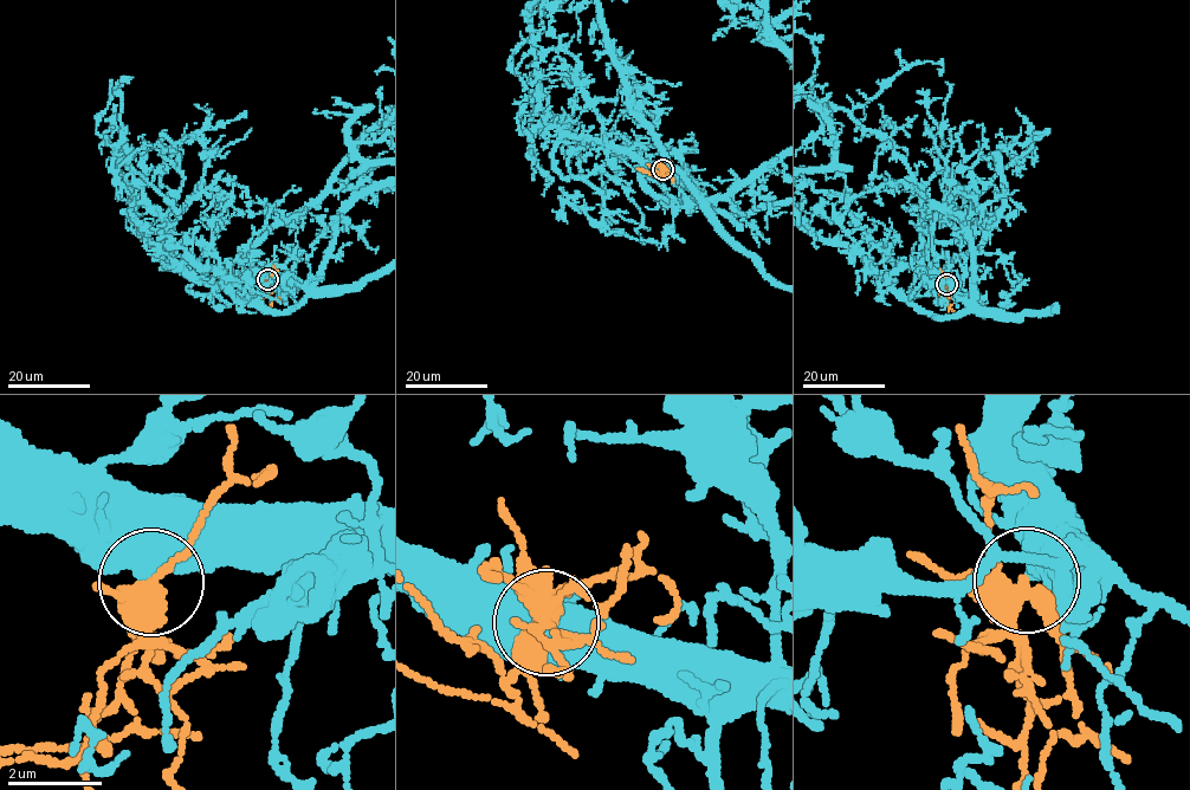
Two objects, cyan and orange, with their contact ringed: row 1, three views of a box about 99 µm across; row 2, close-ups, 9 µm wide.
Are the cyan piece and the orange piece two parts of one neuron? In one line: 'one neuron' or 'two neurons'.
one neuron

